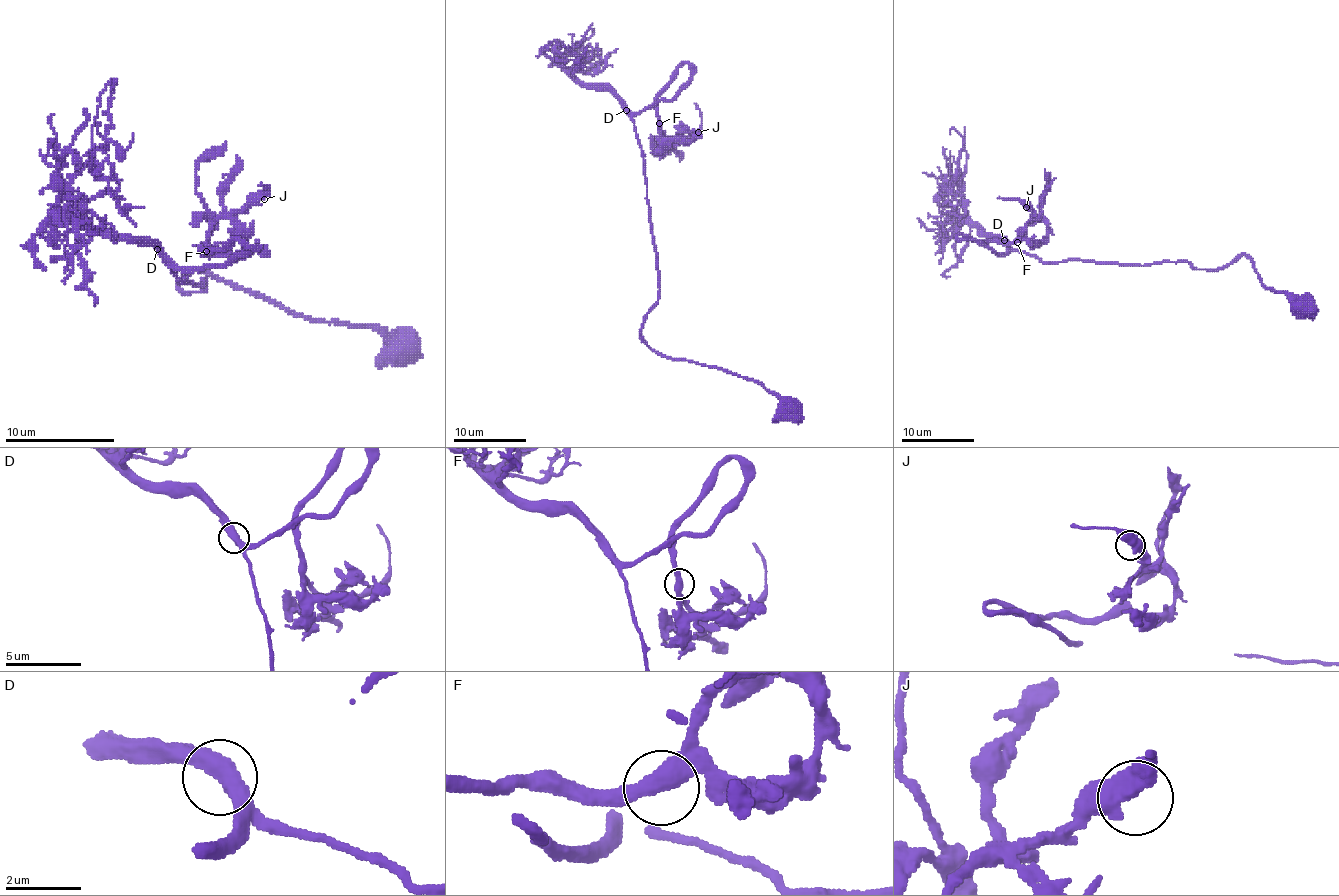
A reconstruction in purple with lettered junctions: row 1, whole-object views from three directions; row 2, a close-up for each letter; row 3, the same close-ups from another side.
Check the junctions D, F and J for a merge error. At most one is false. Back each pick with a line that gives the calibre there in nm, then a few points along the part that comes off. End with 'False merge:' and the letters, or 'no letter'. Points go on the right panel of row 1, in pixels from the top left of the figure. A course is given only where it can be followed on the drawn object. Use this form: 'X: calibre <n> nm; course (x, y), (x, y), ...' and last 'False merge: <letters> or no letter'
False merge: no letter

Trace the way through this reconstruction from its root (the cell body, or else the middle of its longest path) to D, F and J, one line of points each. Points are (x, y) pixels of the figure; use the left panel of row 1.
D: (400, 352), (370, 327), (316, 322), (196, 270), (185, 292), (206, 281), (179, 281), (157, 248)
F: (400, 352), (196, 270), (185, 292), (206, 281), (166, 264), (223, 267), (253, 248), (206, 251)
J: (400, 352), (196, 270), (179, 286), (206, 281), (166, 264), (253, 248), (204, 254), (217, 218), (264, 199)

